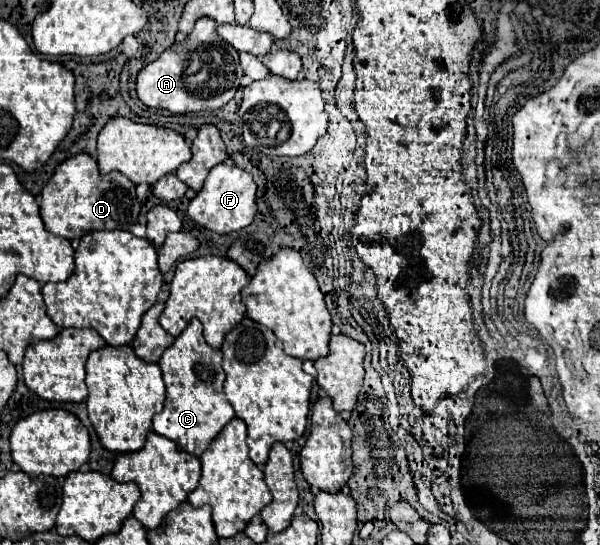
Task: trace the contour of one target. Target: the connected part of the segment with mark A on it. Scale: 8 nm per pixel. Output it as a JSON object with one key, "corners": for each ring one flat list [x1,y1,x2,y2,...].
{"corners":[[206,16,194,24,194,30,182,42,174,42,158,60,138,72,136,94,146,106,164,108,174,114,216,110,234,98,242,74,238,52,216,34,216,22]]}

